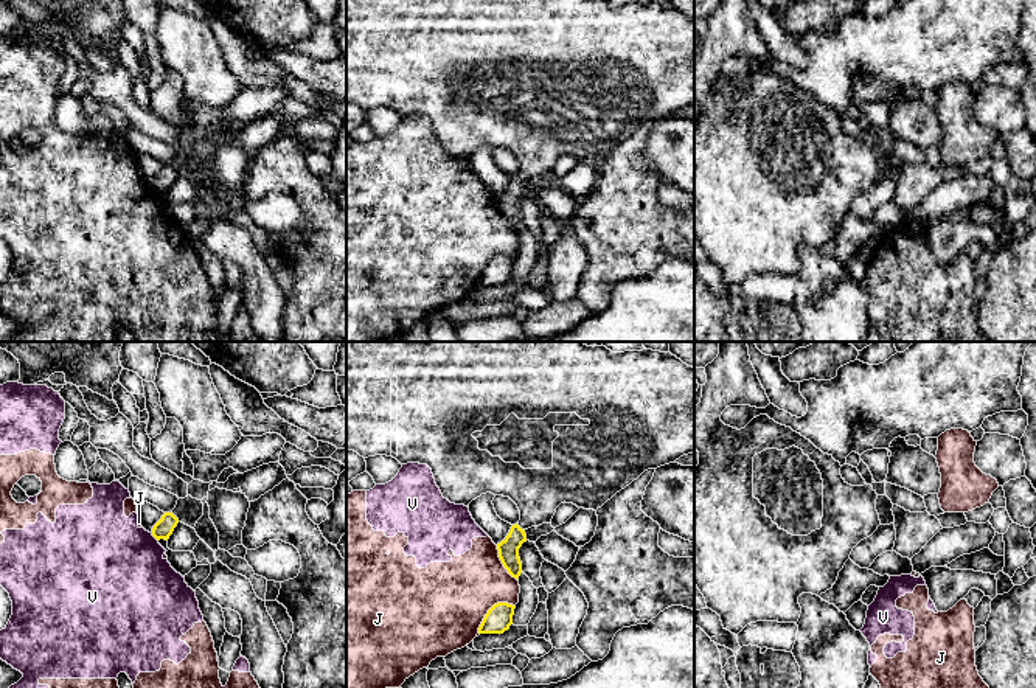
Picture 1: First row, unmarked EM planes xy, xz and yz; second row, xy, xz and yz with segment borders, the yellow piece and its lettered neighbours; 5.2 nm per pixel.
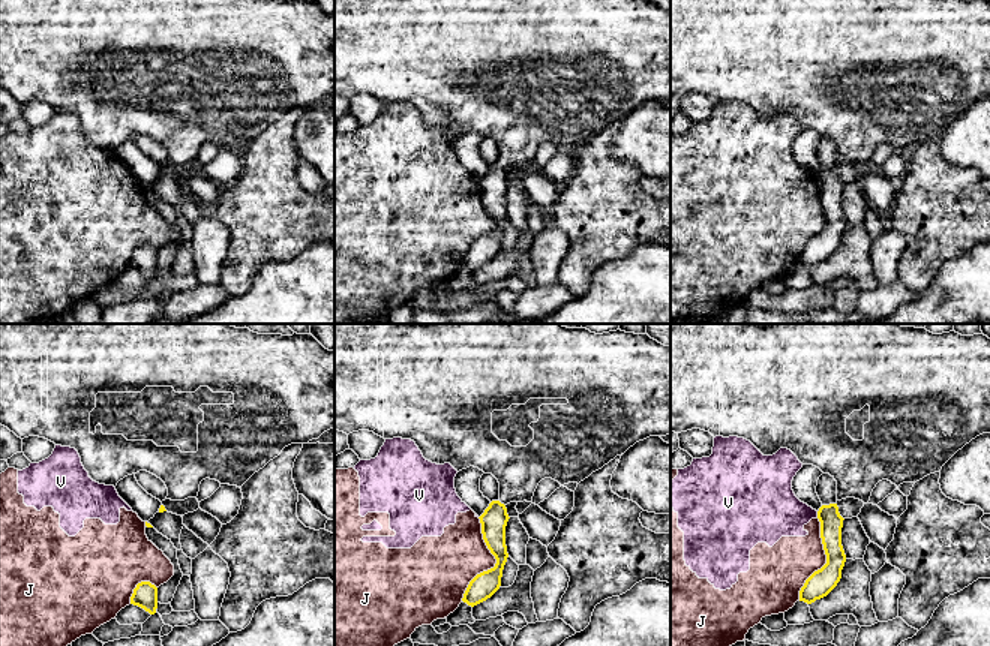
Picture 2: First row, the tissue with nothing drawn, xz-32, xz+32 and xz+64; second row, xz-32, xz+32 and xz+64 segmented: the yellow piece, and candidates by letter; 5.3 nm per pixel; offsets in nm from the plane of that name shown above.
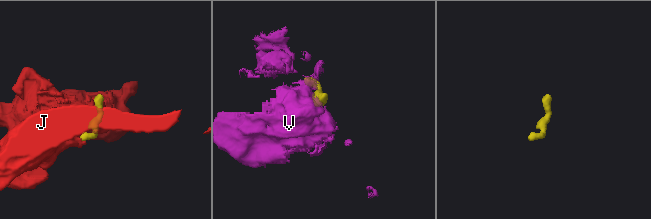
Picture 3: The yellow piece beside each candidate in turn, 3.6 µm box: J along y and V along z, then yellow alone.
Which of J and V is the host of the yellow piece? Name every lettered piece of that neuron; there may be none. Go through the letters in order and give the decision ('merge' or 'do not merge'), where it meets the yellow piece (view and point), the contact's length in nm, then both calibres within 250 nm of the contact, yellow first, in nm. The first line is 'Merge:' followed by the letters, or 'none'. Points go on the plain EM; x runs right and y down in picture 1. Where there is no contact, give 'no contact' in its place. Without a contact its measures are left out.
Merge: none
J: do not merge | xz (490, 261) | 240 nm | 140/440 nm
V: do not merge | xy (154, 188) | 60 nm | 100/480 nm

